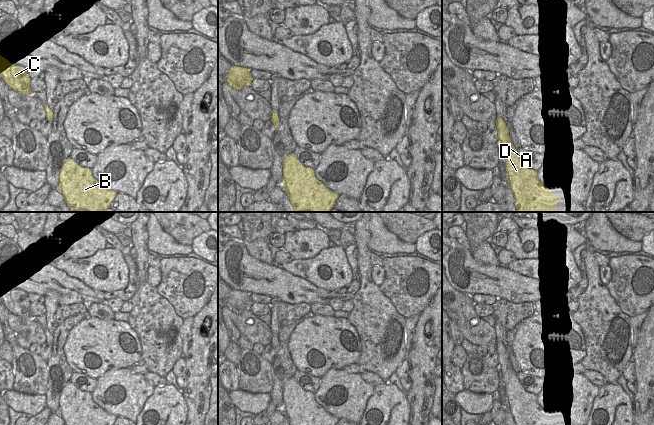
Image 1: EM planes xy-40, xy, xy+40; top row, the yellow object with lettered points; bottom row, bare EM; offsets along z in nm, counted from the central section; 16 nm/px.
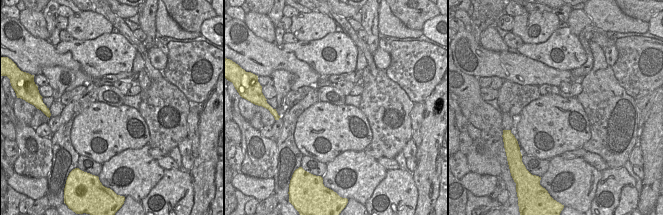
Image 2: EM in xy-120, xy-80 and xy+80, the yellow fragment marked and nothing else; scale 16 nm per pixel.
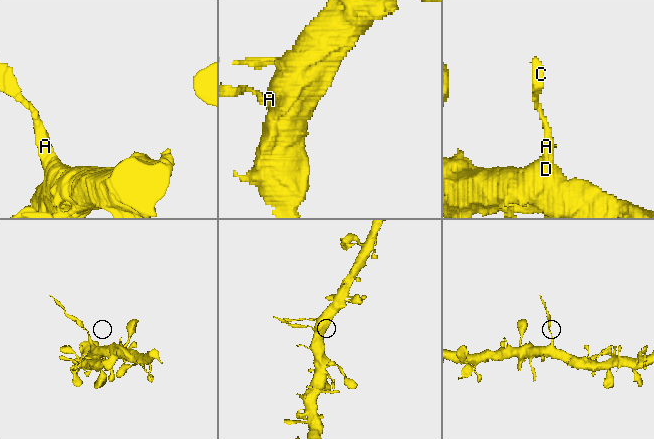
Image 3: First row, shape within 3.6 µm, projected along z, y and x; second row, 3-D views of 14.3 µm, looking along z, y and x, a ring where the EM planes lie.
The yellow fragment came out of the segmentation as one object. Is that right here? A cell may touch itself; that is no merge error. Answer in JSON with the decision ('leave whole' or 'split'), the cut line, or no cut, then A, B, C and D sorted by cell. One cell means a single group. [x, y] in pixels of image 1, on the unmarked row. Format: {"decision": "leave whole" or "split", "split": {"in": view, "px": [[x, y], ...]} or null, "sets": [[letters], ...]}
{"decision": "split", "split": {"in": "xy", "px": [[278, 343], [272, 346]]}, "sets": [["A", "B", "D"], ["C"]]}

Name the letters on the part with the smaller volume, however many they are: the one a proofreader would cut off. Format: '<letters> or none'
C

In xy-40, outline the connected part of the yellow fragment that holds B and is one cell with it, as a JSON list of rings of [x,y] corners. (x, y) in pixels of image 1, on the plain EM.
[[[70,381],[60,394],[59,415],[65,425],[113,425],[117,419],[97,405],[91,393],[79,390]]]

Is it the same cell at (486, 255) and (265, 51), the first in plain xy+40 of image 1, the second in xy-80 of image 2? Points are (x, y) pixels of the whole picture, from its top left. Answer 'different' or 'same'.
different

